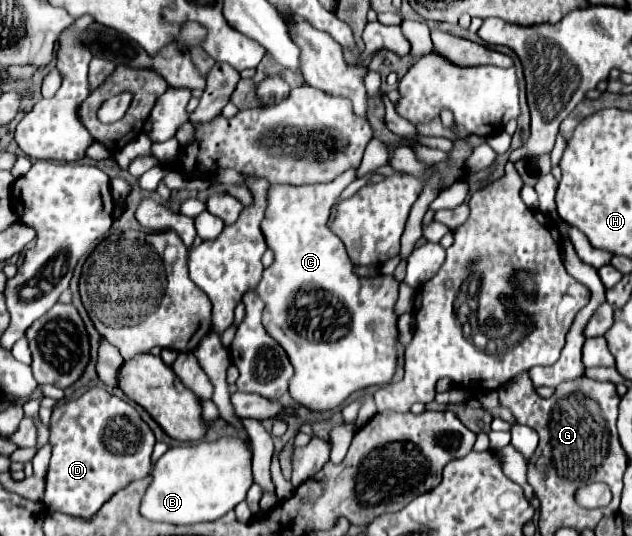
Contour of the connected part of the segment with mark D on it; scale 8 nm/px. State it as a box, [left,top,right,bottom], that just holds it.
[43,389,153,519]

